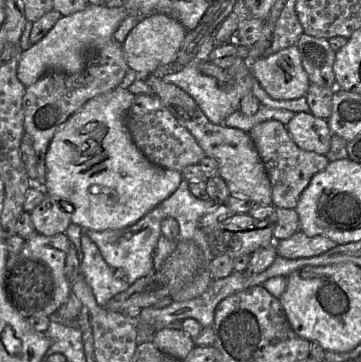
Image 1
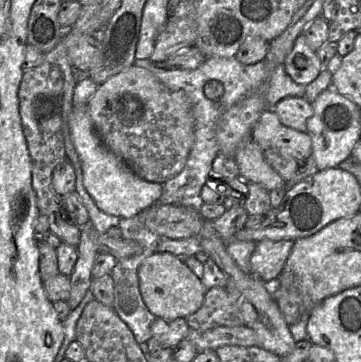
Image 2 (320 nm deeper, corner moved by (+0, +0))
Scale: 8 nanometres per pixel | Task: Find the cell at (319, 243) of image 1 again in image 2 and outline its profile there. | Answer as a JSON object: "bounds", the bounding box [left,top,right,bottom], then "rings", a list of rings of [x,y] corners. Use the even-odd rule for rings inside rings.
{"bounds":[250,240,293,283],"rings":[[[293,240],[257,242],[250,258],[252,275],[264,283],[275,283],[284,269],[293,245]]]}

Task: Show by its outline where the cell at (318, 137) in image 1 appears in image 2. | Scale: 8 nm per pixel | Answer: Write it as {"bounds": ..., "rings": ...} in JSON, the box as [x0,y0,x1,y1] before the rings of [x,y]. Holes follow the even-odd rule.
{"bounds":[270,96,314,132],"rings":[[[294,96],[283,98],[270,109],[275,111],[283,125],[301,132],[307,132],[307,122],[314,112],[304,97]]]}

